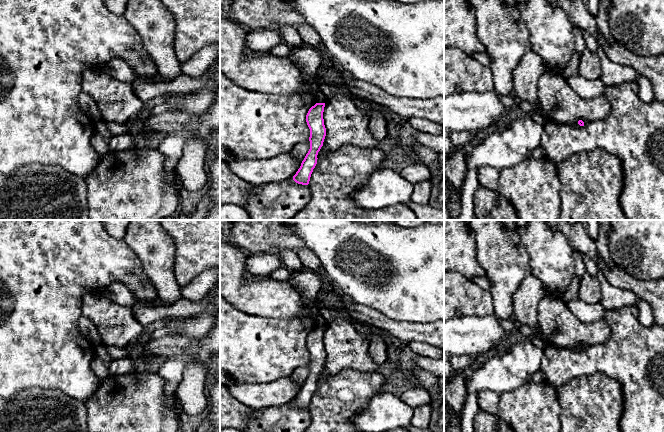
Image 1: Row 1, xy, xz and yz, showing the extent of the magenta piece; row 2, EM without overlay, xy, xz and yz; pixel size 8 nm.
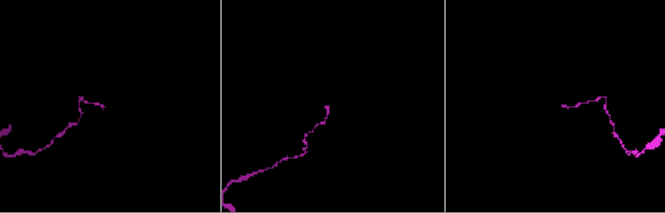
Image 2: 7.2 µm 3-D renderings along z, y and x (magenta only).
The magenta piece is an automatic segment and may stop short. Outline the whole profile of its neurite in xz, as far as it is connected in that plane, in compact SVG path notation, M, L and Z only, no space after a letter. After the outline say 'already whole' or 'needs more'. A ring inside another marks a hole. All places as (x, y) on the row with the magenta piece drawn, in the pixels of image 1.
M316 103L312 106L307 115L306 122L310 129L310 149L301 163L300 168L293 176L293 180L302 185L308 185L313 169L317 164L317 155L323 146L326 136L323 112L325 103Z; already whole

